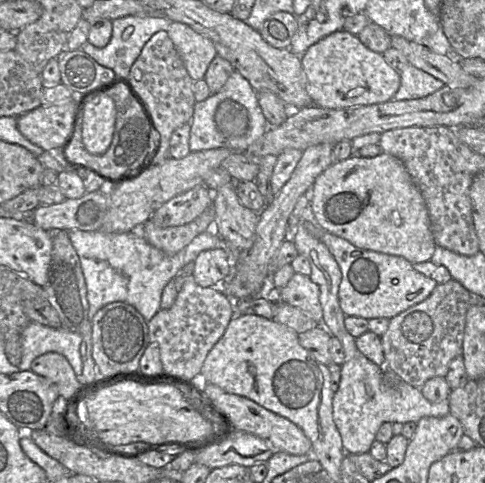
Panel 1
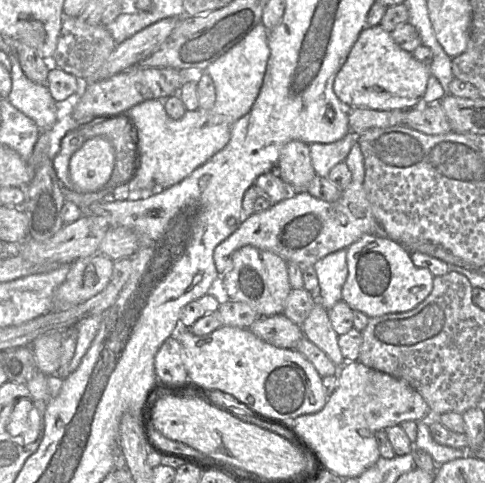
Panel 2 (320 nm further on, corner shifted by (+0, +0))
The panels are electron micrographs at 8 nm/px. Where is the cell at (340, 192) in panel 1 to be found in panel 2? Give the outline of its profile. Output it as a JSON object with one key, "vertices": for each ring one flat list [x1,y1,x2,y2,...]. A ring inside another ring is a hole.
{"vertices":[[352,181,342,190,341,197,327,202,308,192,291,193,268,210,251,214,238,229,216,246,213,252,215,267,220,276,233,265,233,255,241,247,251,245,273,252,286,262,299,266,314,265,323,257,349,248,365,234,382,233,382,227,373,215,363,183]]}

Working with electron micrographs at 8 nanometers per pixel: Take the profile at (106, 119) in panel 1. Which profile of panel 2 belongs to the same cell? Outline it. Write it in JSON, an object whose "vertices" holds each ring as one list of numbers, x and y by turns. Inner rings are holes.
{"vertices":[[102,137,87,140,70,159,72,191,94,192,109,181,115,166,112,145]]}

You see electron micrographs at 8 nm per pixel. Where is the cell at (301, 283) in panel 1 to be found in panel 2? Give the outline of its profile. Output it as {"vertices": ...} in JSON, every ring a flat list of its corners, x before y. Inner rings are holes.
{"vertices":[[316,301,301,328,308,340,325,352,336,366,341,367,346,360,338,343,339,336,332,327,327,311,319,301]]}

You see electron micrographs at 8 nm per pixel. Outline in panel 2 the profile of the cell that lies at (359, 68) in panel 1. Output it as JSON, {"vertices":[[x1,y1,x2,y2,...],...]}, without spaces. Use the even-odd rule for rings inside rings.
{"vertices":[[376,25,366,27,360,33,334,79,333,90,349,108,380,111,410,109,423,103,430,76,429,66,415,59,412,53,401,49,389,32]]}

